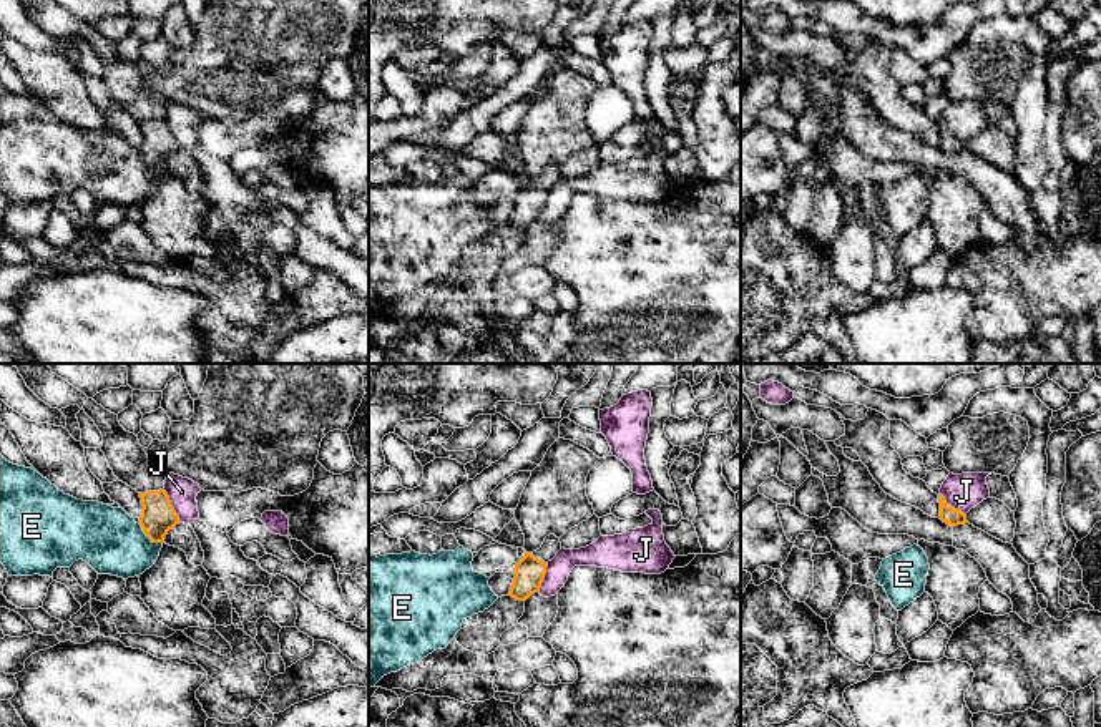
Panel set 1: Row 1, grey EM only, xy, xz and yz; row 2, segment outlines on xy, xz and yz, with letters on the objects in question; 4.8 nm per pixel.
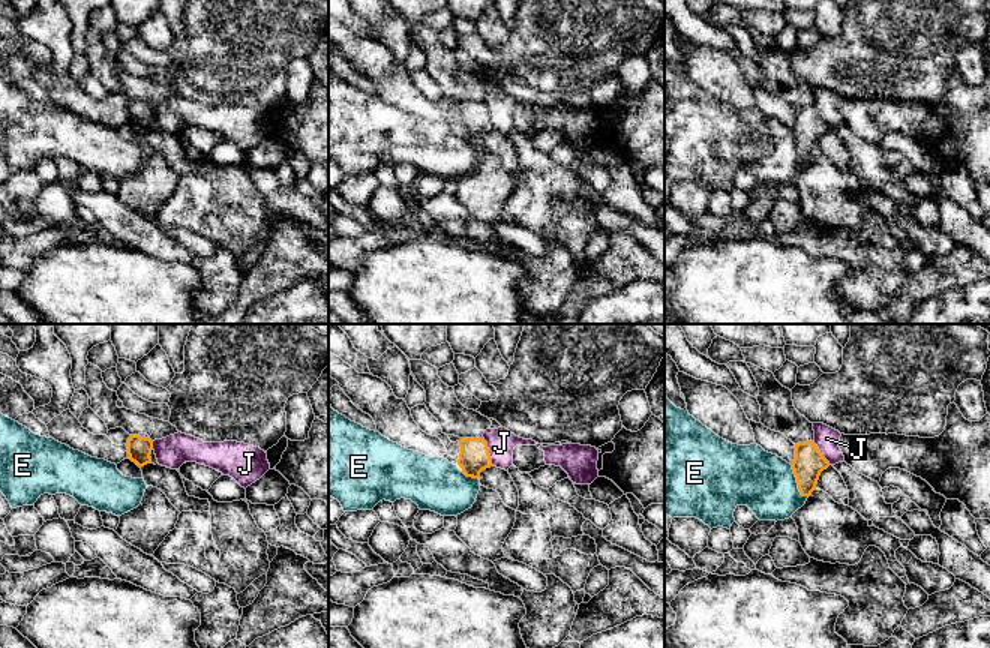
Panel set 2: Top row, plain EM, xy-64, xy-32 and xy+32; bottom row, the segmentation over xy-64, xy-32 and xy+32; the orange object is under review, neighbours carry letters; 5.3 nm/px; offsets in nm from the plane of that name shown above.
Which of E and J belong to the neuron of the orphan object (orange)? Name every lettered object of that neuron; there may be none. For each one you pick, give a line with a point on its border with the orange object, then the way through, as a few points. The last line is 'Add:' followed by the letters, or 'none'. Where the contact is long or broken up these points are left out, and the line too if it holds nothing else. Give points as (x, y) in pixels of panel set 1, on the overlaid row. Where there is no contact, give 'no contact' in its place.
Add: none

